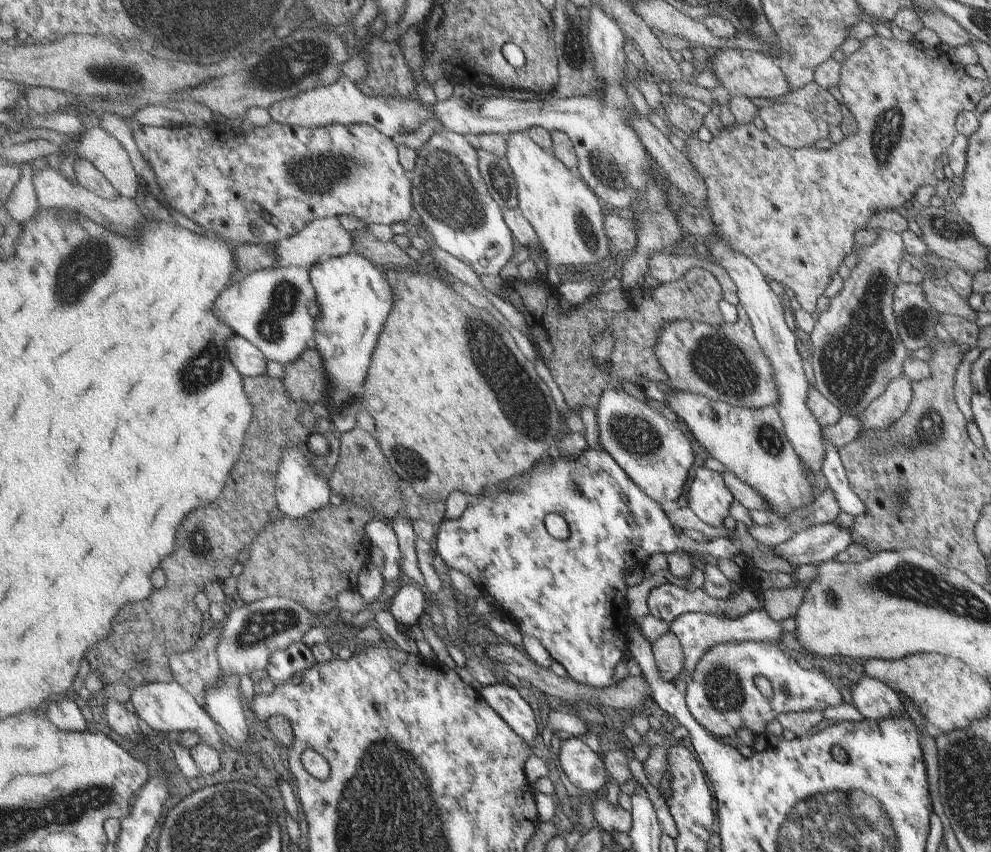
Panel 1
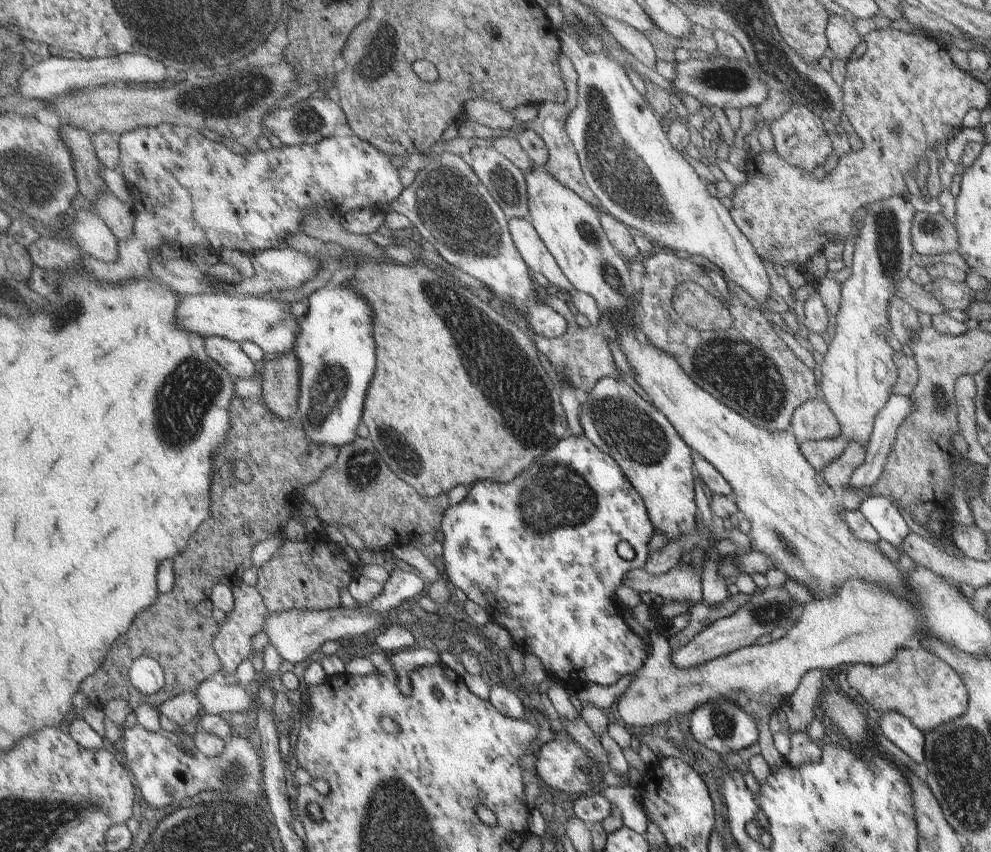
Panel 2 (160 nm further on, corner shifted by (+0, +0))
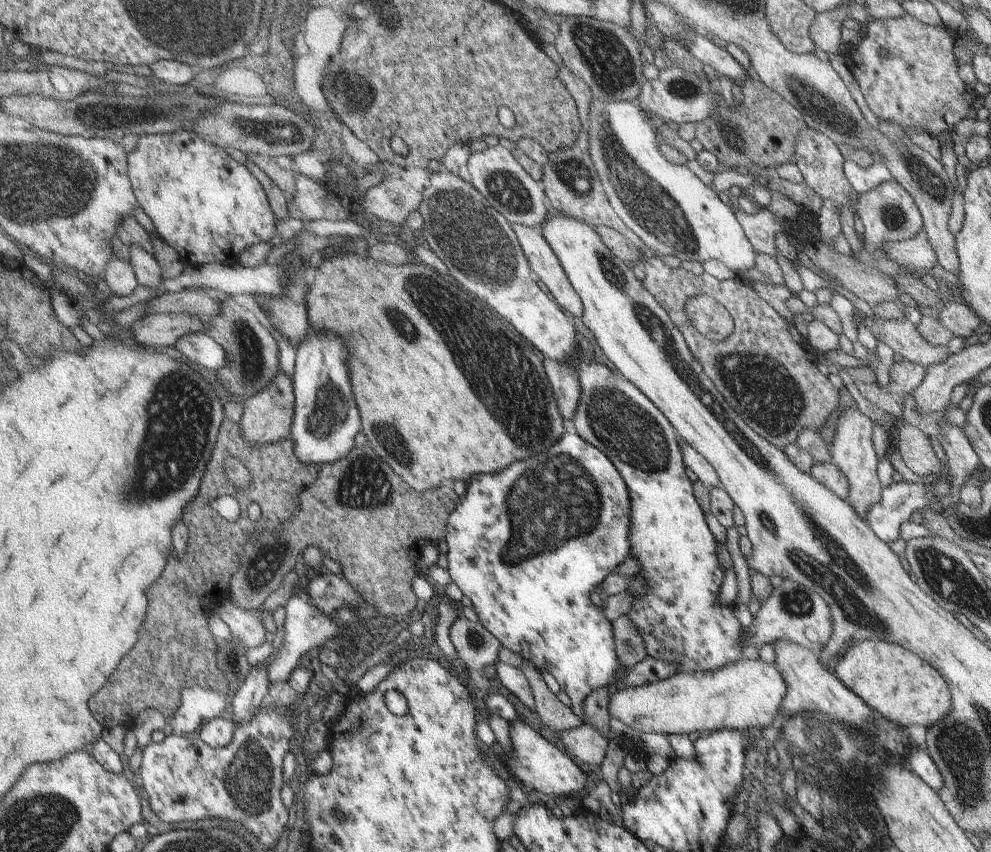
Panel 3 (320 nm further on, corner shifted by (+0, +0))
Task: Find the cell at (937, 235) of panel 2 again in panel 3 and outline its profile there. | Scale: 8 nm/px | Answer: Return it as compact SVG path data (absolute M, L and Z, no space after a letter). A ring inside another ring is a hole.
M924 229L912 239L884 243L882 250L885 253L883 257L915 270L932 270L936 262L936 250L932 248Z

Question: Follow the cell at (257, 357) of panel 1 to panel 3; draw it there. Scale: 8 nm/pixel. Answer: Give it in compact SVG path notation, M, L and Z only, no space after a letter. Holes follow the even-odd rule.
M188 333L181 342L177 342L177 346L174 348L190 362L206 366L217 372L223 369L229 361L224 345L206 333Z

